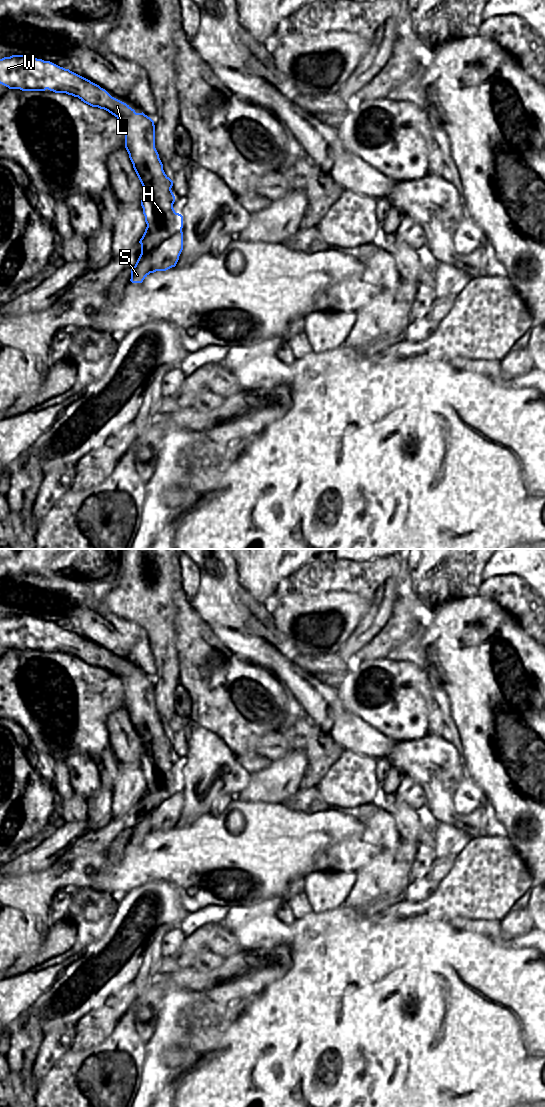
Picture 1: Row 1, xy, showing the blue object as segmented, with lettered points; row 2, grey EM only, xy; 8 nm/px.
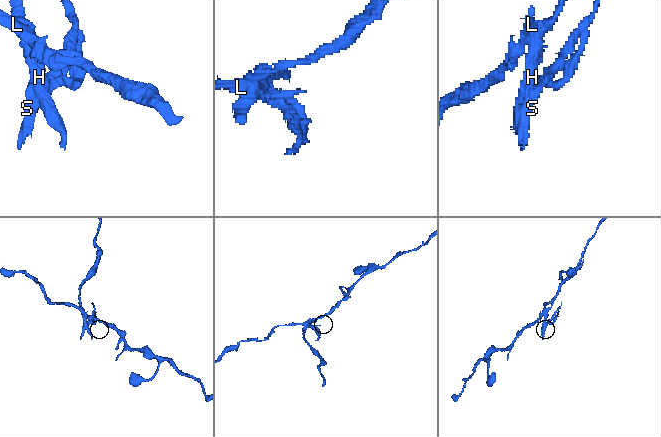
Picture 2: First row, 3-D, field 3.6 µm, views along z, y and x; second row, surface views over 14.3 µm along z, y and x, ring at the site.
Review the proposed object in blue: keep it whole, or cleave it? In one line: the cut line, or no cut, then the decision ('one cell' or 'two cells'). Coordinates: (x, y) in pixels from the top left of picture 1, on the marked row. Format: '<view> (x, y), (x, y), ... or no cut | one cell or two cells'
xy (123, 126), (133, 117), (144, 130), (154, 133) | two cells

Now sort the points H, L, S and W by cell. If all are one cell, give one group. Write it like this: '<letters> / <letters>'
H S / L W

